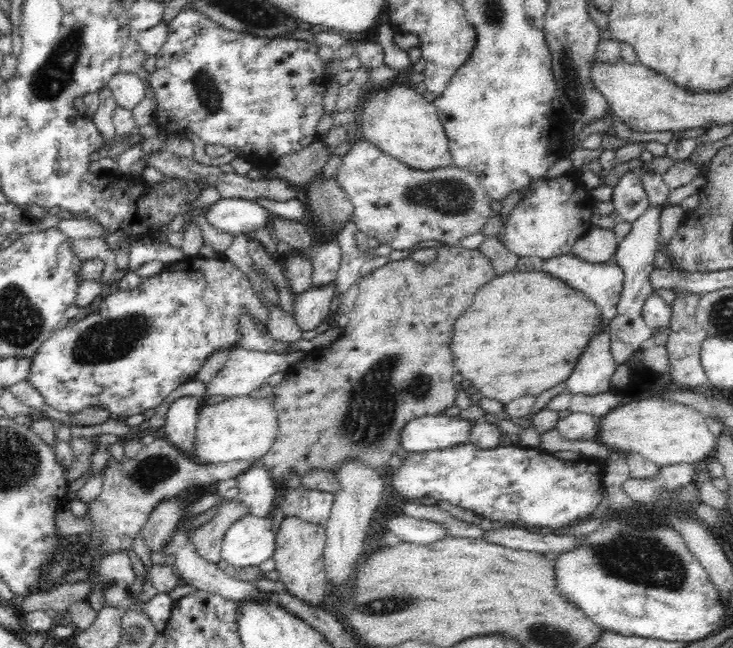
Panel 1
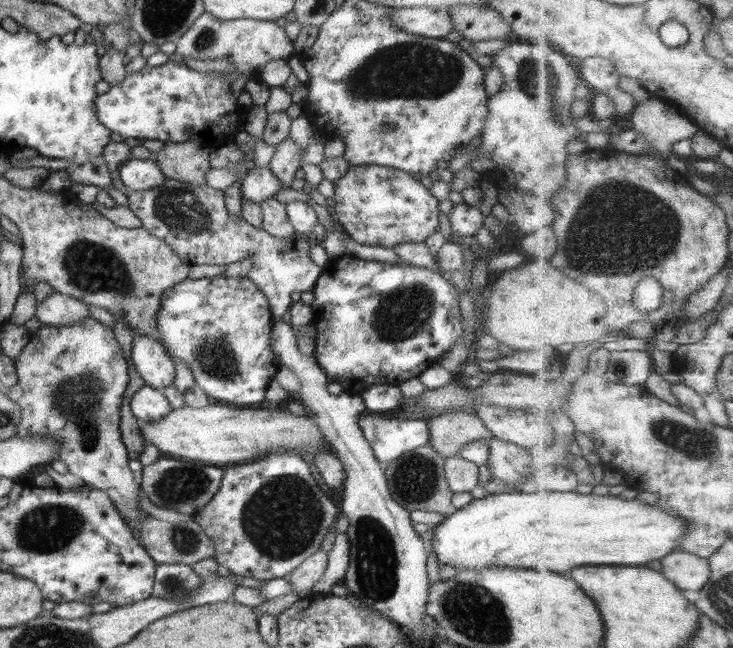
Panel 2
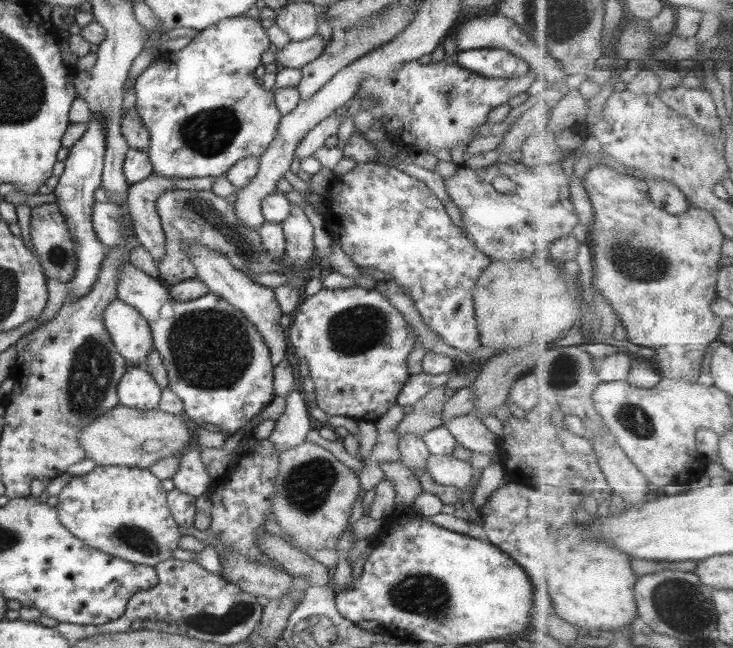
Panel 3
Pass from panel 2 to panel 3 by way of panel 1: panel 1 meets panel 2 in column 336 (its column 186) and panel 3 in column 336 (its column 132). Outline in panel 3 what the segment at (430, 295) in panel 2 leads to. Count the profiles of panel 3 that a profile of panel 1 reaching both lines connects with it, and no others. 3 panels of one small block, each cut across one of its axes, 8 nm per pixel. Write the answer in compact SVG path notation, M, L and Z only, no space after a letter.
M360 286L346 290L323 288L300 302L294 310L293 321L286 334L290 340L290 348L300 358L306 359L309 377L315 384L317 409L330 417L348 416L356 421L376 421L397 402L400 389L411 375L406 358L412 352L417 336L402 313L376 289L366 290Z

